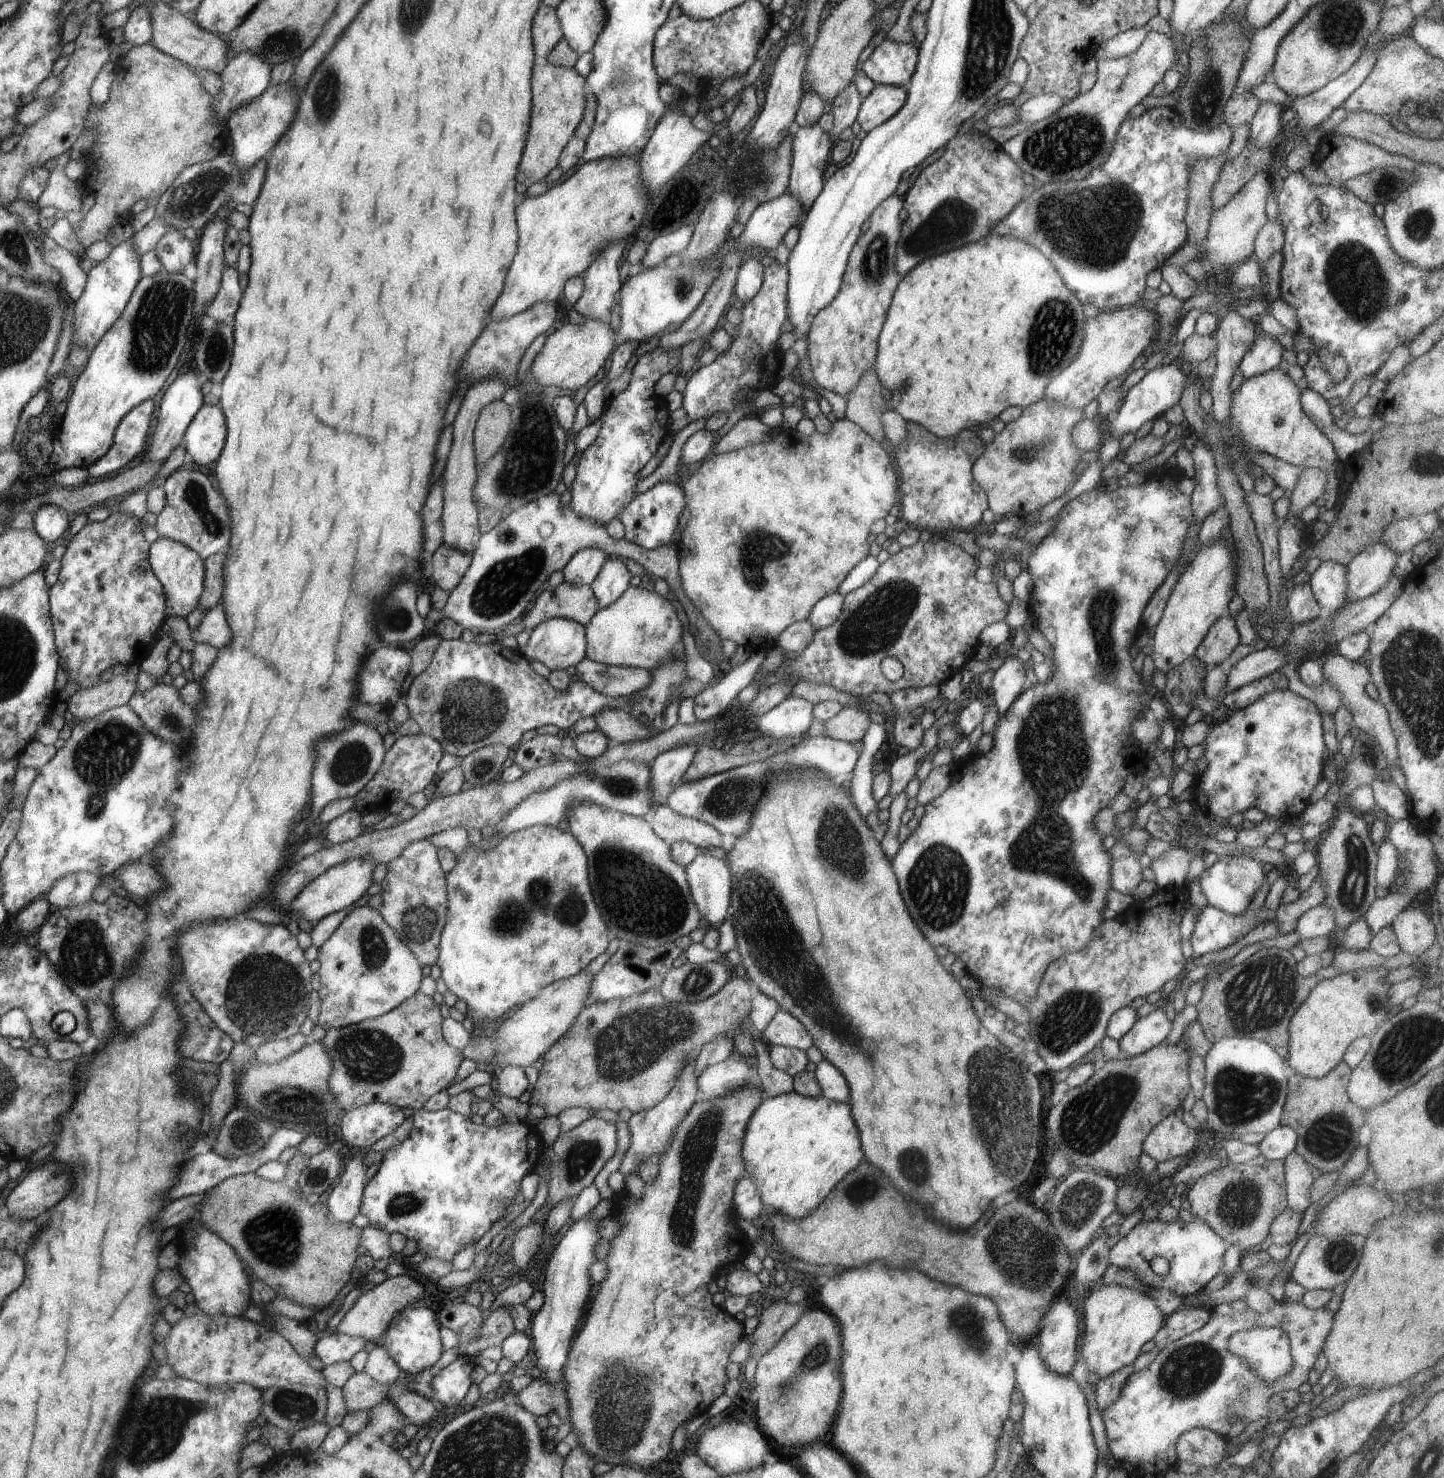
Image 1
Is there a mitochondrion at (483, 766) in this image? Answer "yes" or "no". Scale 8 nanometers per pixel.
yes

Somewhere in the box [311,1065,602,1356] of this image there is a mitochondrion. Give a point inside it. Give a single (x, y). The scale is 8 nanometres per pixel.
(402, 1204)

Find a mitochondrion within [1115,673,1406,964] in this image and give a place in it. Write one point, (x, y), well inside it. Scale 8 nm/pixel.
(1354, 888)

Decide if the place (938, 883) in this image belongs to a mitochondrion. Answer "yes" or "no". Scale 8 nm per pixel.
yes

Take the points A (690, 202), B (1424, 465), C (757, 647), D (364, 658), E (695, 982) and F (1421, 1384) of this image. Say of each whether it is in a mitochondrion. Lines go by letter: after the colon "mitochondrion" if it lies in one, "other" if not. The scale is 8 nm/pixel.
A: other
B: mitochondrion
C: other
D: other
E: mitochondrion
F: other

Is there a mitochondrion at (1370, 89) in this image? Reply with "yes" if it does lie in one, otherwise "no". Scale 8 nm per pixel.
no

